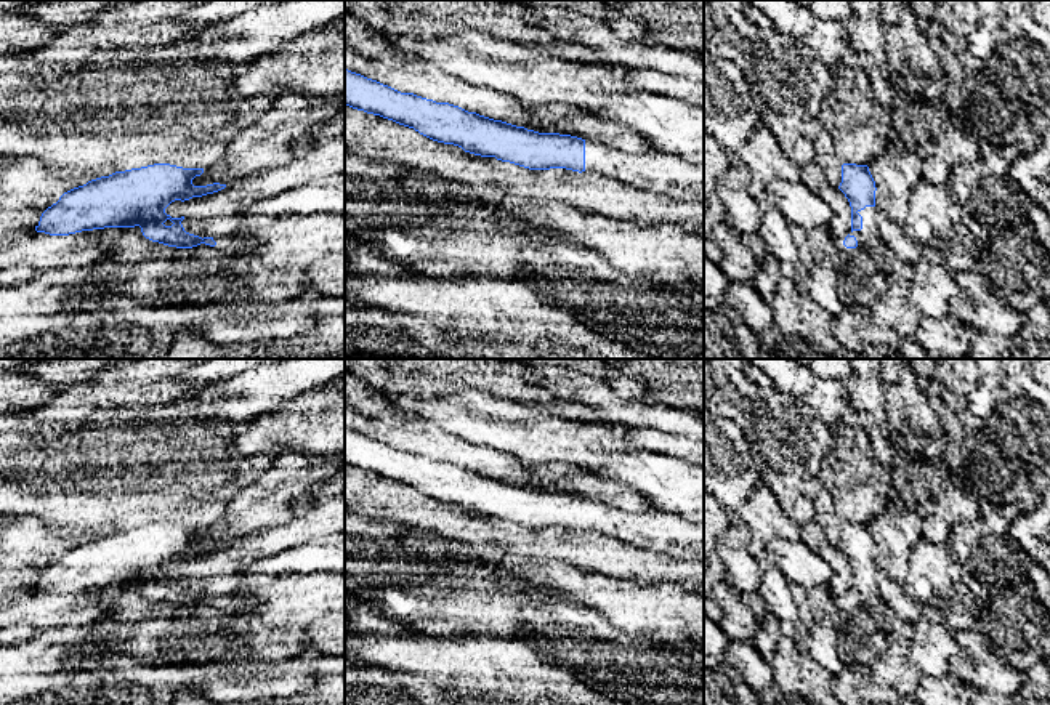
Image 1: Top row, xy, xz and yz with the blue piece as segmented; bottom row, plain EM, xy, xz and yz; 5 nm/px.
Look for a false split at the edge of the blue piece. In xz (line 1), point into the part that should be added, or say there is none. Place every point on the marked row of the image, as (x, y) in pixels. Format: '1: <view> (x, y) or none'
1: xz (664, 173)

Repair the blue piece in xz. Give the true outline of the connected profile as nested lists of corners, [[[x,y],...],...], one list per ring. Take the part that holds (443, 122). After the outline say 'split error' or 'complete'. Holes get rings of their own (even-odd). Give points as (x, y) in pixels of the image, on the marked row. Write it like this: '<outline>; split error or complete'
[[[345,69],[345,106],[380,115],[465,152],[529,170],[592,171],[636,189],[680,200],[704,200],[704,163],[668,152],[628,154],[571,135],[539,133],[449,103],[401,93]]]; split error

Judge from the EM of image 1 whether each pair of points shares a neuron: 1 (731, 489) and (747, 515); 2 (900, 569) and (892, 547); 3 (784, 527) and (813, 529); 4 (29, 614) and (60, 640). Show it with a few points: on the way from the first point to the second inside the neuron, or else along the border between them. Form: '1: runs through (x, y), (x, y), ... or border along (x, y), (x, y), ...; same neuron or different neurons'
1: border along (760, 483), (731, 513); different neurons
2: runs through (895, 564), (893, 551); same neuron
3: border along (799, 526), (802, 539); different neurons
4: border along (71, 625), (47, 628), (36, 636); different neurons

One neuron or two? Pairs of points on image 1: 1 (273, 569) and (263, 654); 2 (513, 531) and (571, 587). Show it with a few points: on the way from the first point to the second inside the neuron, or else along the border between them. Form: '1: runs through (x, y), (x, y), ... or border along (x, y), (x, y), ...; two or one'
1: border along (308, 574), (249, 577); two
2: border along (507, 551), (539, 559), (558, 559), (581, 569); two

